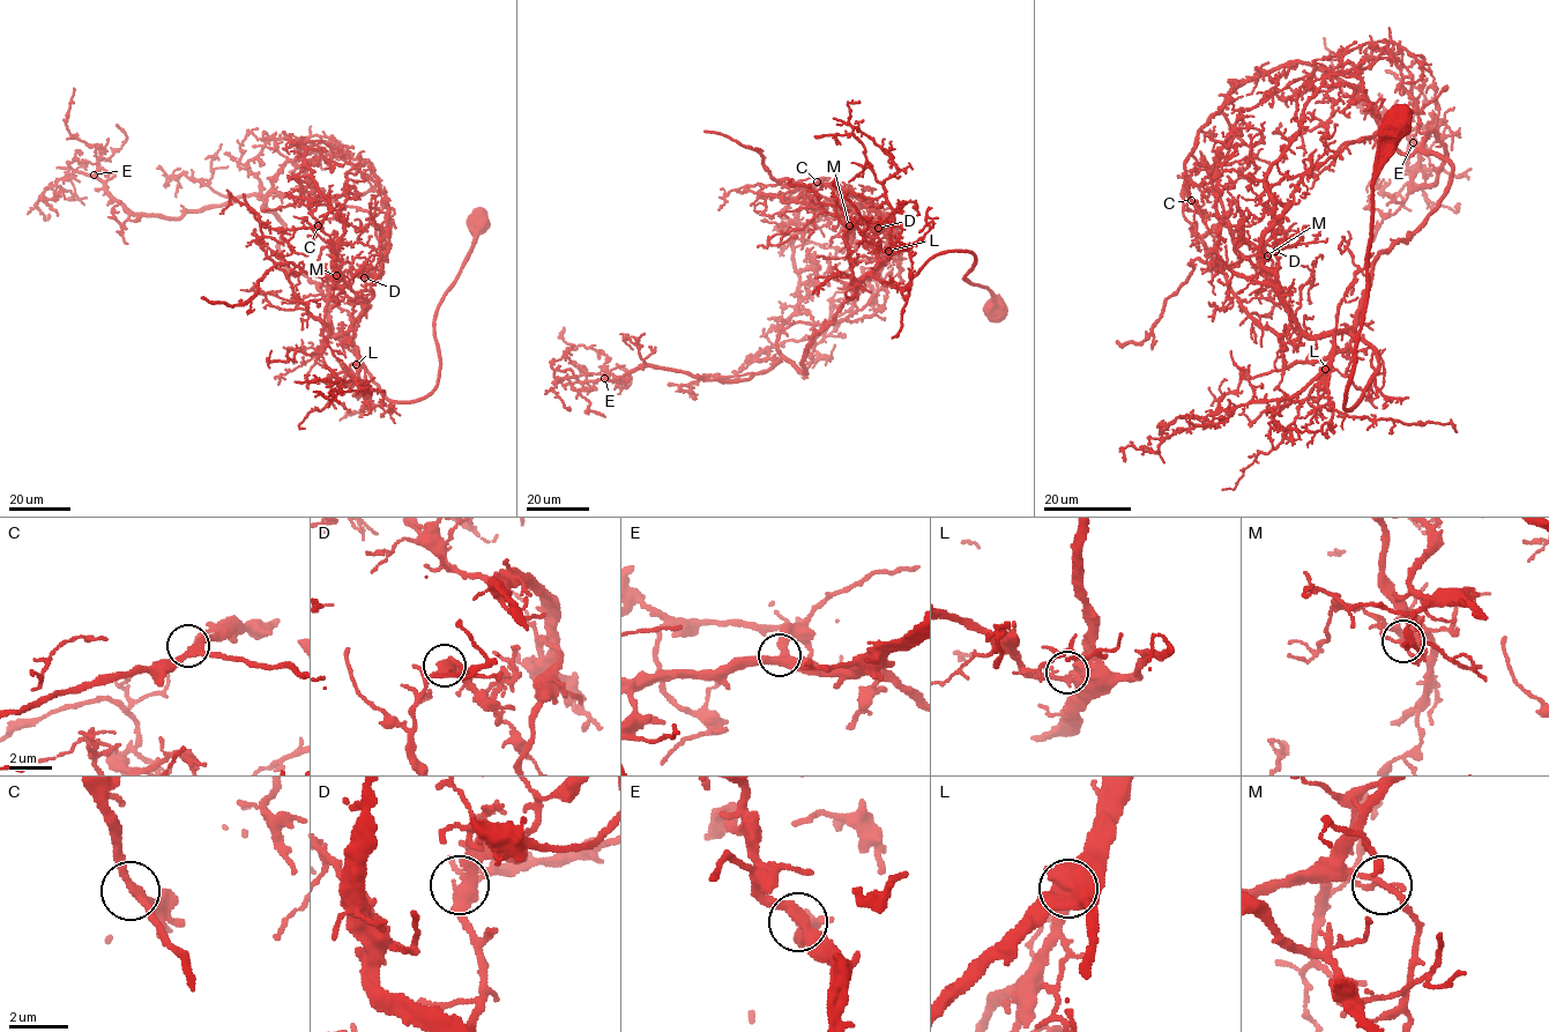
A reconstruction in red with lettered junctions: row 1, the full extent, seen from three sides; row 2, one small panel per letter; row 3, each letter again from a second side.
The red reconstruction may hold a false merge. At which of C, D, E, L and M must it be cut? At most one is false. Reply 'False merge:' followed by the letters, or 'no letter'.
False merge: M

